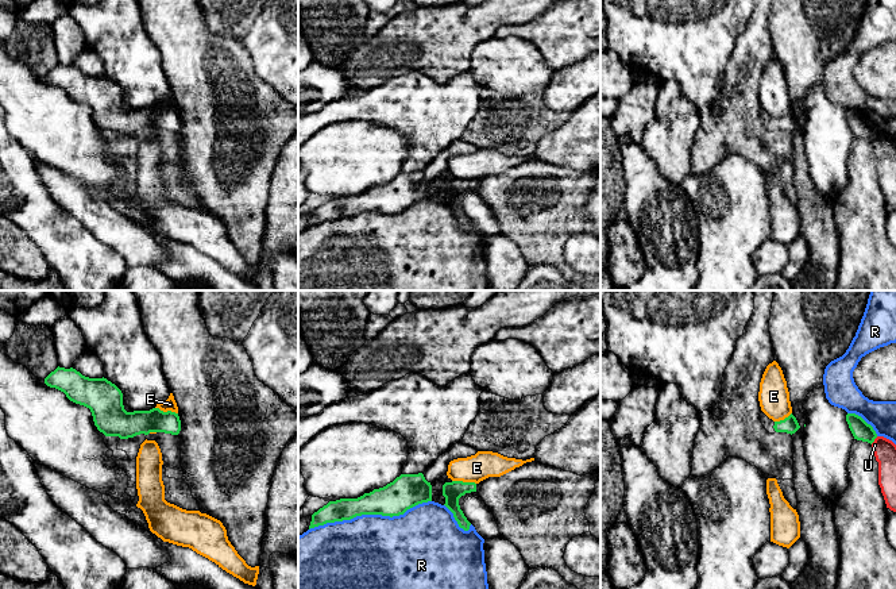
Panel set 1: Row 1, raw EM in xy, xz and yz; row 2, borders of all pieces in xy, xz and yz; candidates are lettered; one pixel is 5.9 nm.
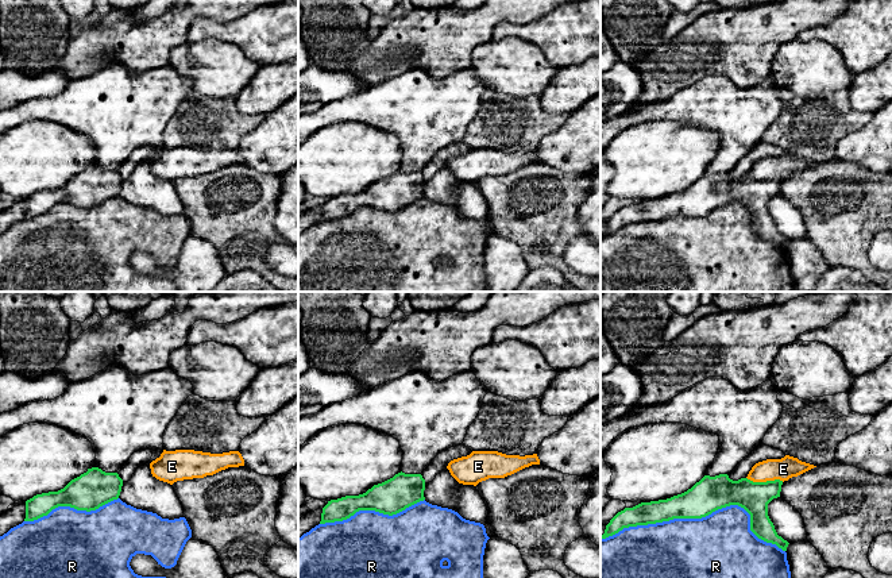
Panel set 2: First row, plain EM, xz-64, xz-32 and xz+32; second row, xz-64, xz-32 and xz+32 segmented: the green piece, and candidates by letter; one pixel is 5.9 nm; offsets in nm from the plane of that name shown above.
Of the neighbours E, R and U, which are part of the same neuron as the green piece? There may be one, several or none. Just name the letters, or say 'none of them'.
none of them

